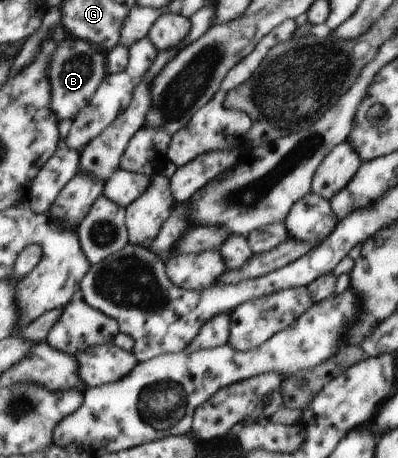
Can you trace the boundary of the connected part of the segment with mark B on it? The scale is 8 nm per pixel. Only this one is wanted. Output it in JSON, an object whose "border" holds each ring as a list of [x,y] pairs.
{"border":[[[66,35],[59,42],[53,56],[49,58],[49,68],[47,68],[47,80],[51,84],[49,108],[55,114],[58,123],[63,120],[73,120],[89,104],[107,76],[105,58],[106,53],[85,40],[79,40],[78,37]]]}

